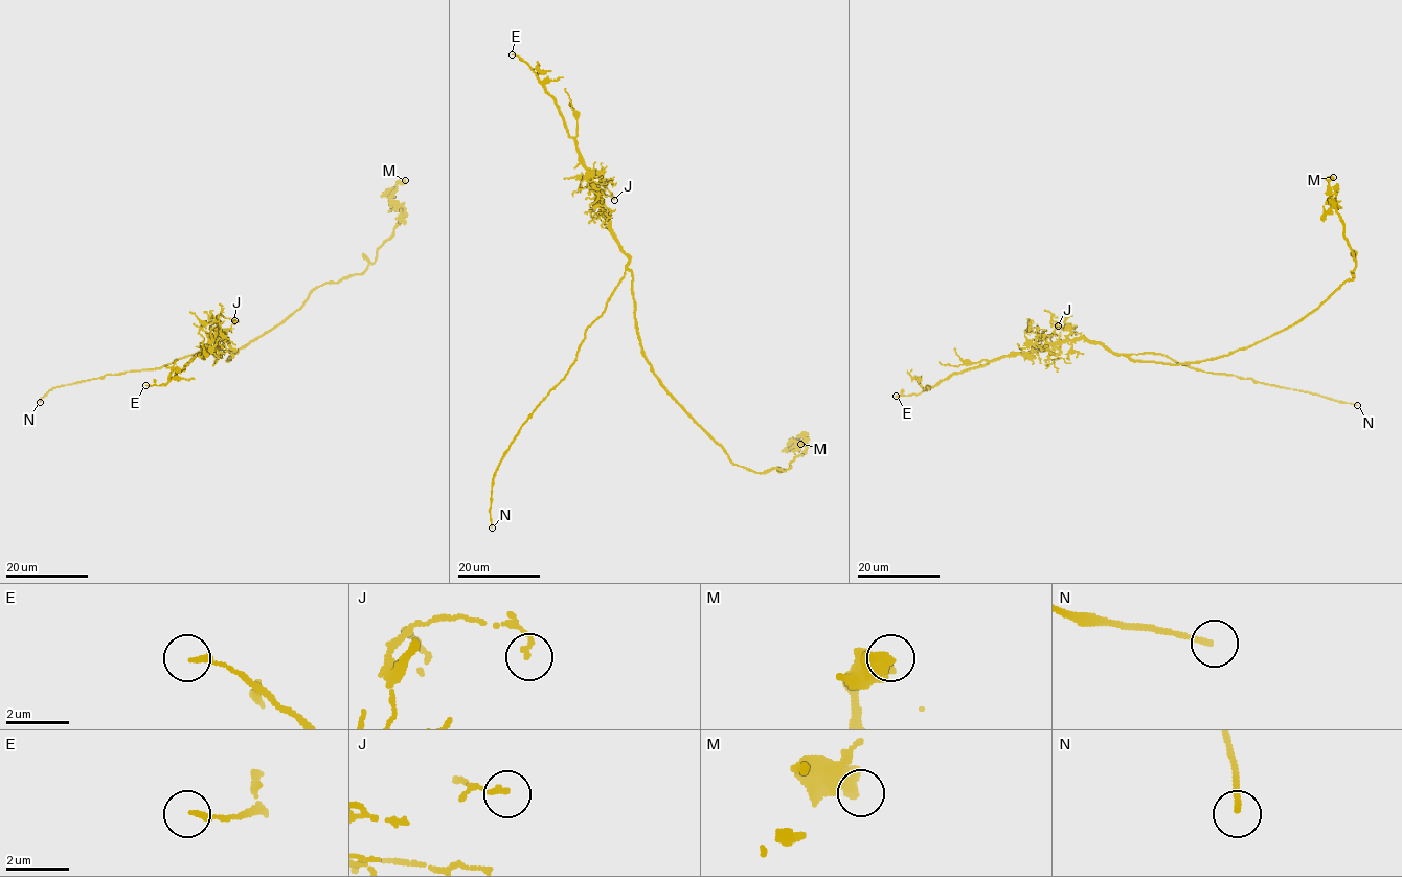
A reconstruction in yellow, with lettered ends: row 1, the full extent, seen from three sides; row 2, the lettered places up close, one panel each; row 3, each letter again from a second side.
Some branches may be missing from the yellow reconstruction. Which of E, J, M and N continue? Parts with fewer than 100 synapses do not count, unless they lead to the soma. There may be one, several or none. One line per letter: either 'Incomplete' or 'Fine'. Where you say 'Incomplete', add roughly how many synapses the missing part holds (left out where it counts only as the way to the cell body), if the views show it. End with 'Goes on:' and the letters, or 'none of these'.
E: Fine
J: Fine
M: Fine
N: Incomplete
Goes on: N

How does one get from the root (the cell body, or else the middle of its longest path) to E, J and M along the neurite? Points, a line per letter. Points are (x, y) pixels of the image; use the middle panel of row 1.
E: (638, 328), (629, 256), (616, 241), (610, 219), (597, 201), (577, 142), (537, 75), (512, 54)
J: (638, 328), (629, 256), (616, 241), (595, 192), (596, 202), (603, 195), (614, 200)
M: (638, 328), (641, 353), (653, 374), (733, 464), (756, 472), (786, 471), (807, 447), (789, 442), (800, 444)

